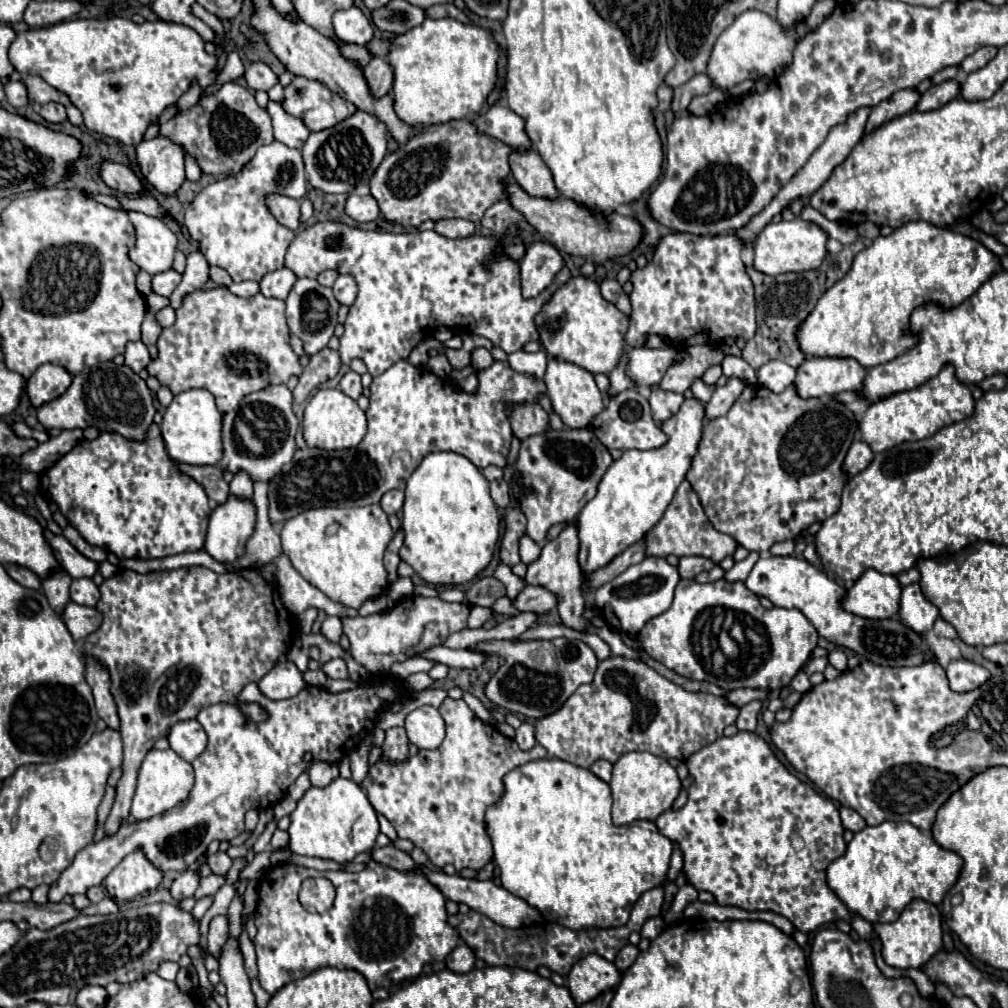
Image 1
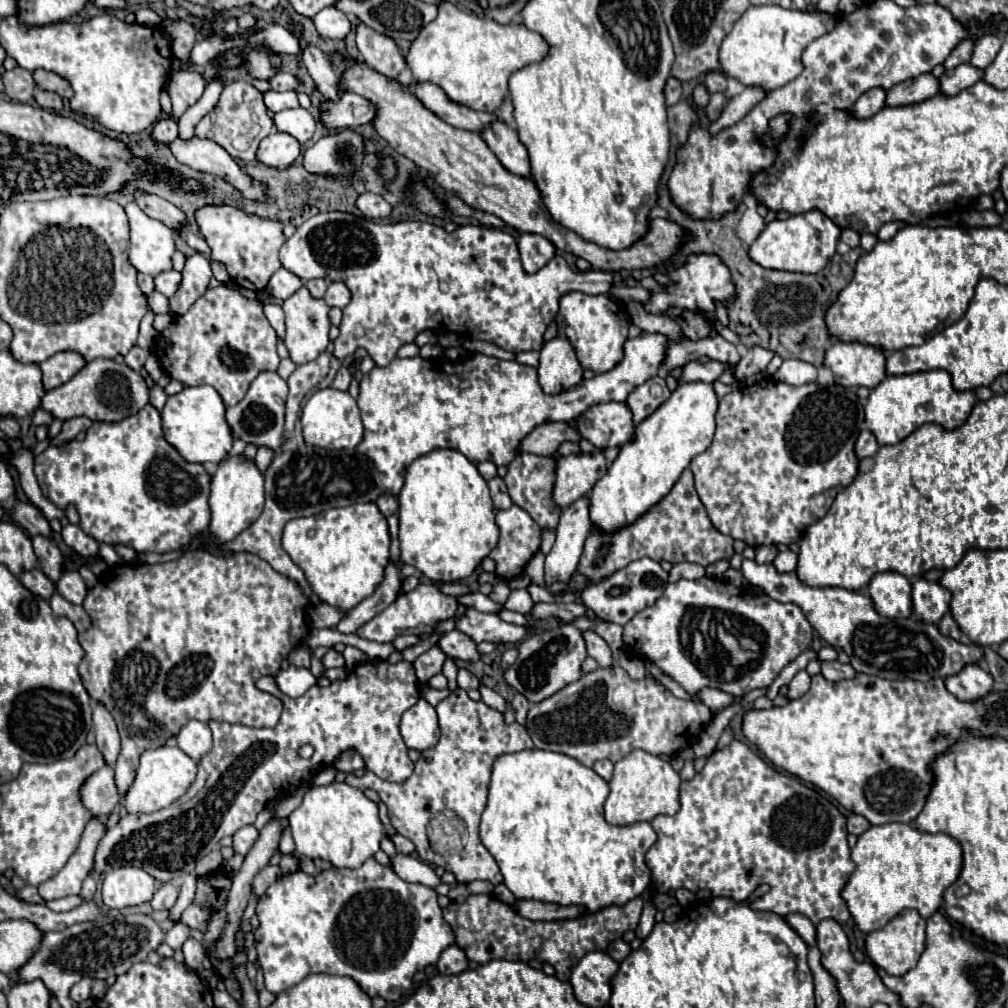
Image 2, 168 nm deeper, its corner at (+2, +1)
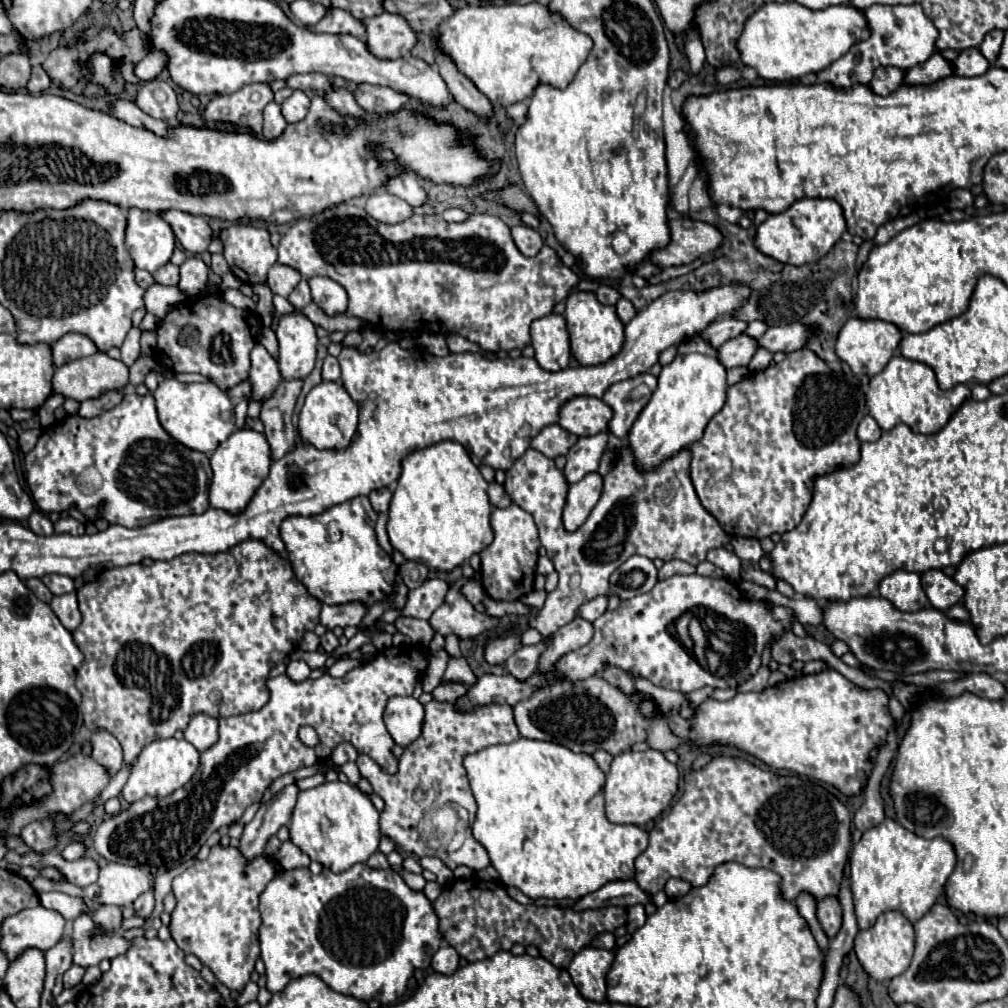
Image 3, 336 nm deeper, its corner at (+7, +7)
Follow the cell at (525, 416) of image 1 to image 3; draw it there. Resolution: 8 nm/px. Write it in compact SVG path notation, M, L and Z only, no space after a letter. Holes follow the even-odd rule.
M551 424L547 428L543 428L537 436L533 436L531 446L539 452L543 452L545 456L549 456L551 460L555 460L557 456L565 456L567 450L577 442L577 436L563 430L559 424Z

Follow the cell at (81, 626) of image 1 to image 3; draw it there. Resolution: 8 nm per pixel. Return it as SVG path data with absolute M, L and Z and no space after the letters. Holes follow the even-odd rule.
M69 592L69 594L63 594L63 596L55 596L51 600L51 610L55 612L59 622L69 632L73 632L81 624L81 612L79 612L79 606L77 606L75 592Z

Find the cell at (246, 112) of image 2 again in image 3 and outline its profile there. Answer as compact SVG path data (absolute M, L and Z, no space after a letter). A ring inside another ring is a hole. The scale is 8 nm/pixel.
M247 84L235 94L215 96L205 108L205 118L247 126L255 134L261 134L263 108L271 100L273 90L269 84Z

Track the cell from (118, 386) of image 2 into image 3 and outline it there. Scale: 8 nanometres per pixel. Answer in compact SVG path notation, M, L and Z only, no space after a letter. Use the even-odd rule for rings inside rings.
M97 352L97 354L87 356L87 358L71 360L69 364L63 364L61 368L57 368L55 376L53 376L55 392L63 394L65 398L73 398L77 402L97 398L97 396L101 396L103 392L109 392L109 390L125 388L127 384L129 384L129 368L121 360L109 358L105 352Z

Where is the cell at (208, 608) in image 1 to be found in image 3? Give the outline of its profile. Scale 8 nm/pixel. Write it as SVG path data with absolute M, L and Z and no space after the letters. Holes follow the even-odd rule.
M245 540L225 552L209 554L209 556L177 556L177 560L167 560L167 562L153 562L151 566L143 564L131 564L125 568L109 568L103 570L93 582L83 584L77 590L77 600L79 600L79 610L83 614L81 626L73 632L73 640L79 646L79 650L85 654L81 674L77 670L77 688L81 690L81 712L85 720L87 730L107 730L111 732L119 744L123 746L123 760L125 764L131 764L139 752L153 740L161 738L171 738L177 730L185 730L189 720L195 714L207 714L215 718L225 718L225 716L237 716L253 710L261 710L269 702L269 690L267 690L267 676L273 666L283 662L297 646L301 636L307 630L313 630L319 624L319 612L321 612L321 602L313 598L305 586L297 580L287 556L273 552L269 546L265 546L261 540ZM217 688L223 690L223 702L219 706L213 706L209 700L209 692Z

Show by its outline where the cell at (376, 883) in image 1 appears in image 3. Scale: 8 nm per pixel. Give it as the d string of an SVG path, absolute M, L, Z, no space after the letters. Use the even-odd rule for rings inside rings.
M355 864L341 874L323 870L317 876L311 874L309 868L297 868L289 872L283 870L275 880L269 882L265 892L261 894L259 910L263 920L259 936L261 960L265 962L267 990L271 994L281 992L291 980L299 976L315 974L339 994L347 994L363 1002L379 1000L381 1004L389 1006L405 994L409 976L417 968L427 968L431 964L431 958L443 940L439 934L439 920L423 892L413 892L397 872L389 868L375 870L367 864Z

